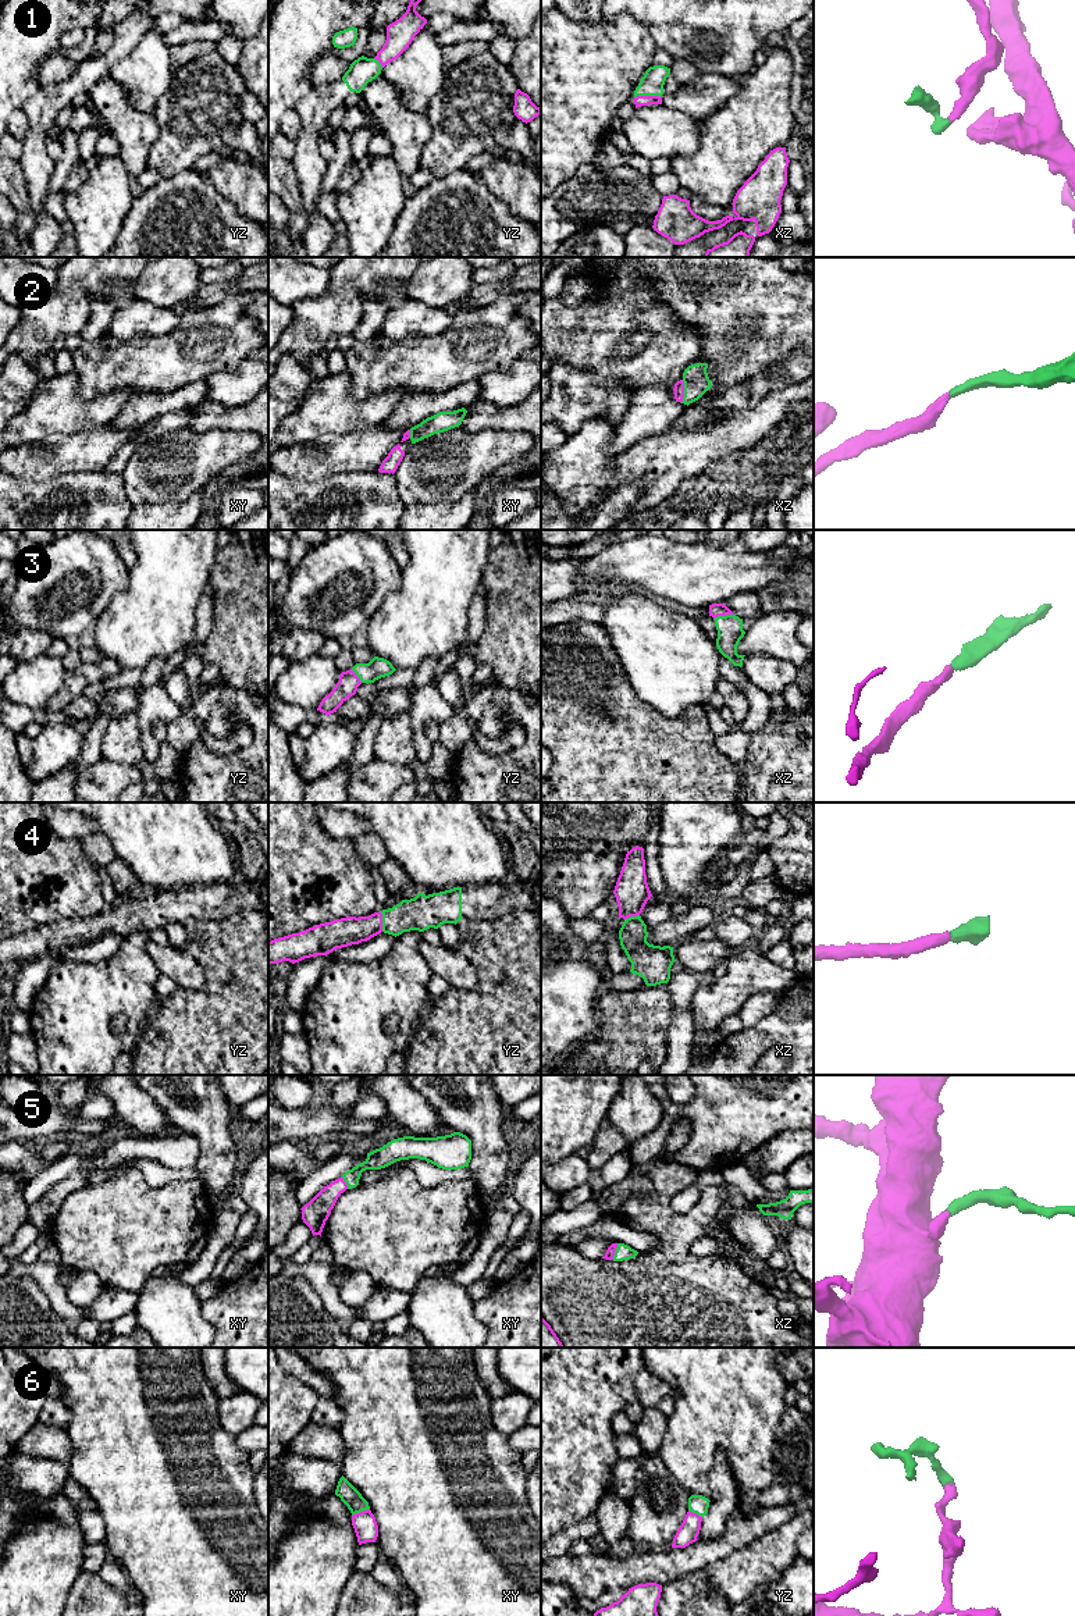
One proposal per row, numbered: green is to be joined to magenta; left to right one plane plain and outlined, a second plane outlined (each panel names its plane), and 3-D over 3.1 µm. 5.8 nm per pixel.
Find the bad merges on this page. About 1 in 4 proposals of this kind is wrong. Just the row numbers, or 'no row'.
no row

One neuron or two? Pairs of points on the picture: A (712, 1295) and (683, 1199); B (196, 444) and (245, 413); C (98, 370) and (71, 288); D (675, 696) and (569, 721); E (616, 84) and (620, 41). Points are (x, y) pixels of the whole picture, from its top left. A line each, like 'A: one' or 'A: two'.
A: two
B: two
C: two
D: two
E: one

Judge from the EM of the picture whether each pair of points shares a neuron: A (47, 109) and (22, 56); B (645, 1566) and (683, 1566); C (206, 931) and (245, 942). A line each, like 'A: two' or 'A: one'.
A: two
B: one
C: one

